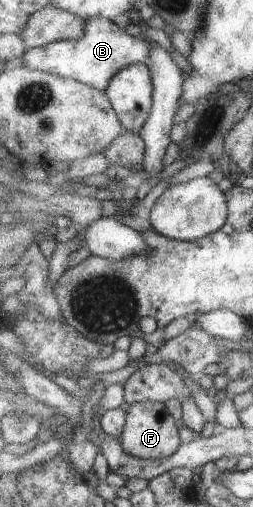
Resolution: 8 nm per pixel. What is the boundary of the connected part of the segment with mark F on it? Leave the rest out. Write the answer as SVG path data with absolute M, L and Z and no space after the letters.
M138 402L129 407L127 413L127 425L122 433L122 448L131 457L140 460L164 460L175 455L181 448L180 433L176 419L169 413L167 405L161 402Z

